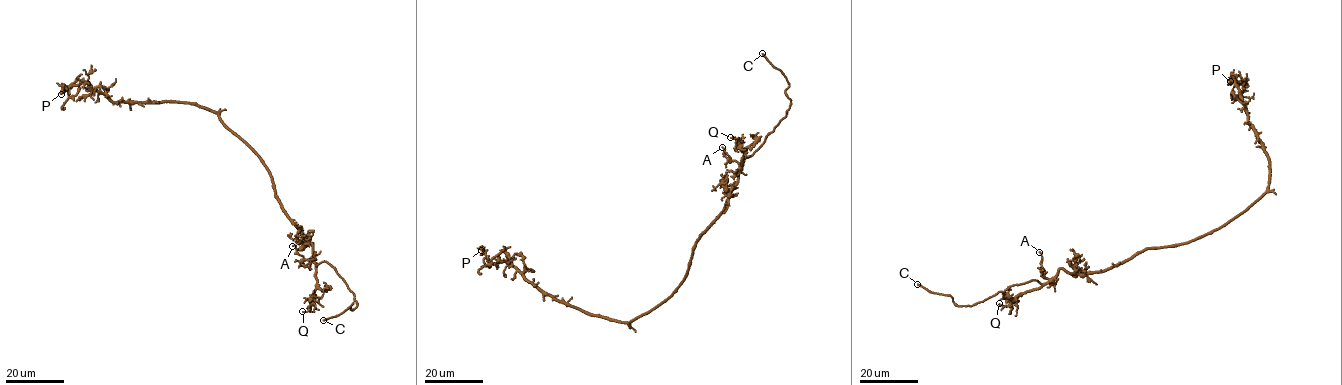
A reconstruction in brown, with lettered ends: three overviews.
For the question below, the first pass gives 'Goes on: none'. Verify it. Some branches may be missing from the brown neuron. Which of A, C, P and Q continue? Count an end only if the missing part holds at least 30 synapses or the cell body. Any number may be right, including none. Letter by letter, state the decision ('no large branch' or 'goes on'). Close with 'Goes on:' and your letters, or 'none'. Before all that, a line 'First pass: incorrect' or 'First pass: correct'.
First pass: incorrect
A: no large branch
C: goes on
P: no large branch
Q: no large branch
Goes on: C

